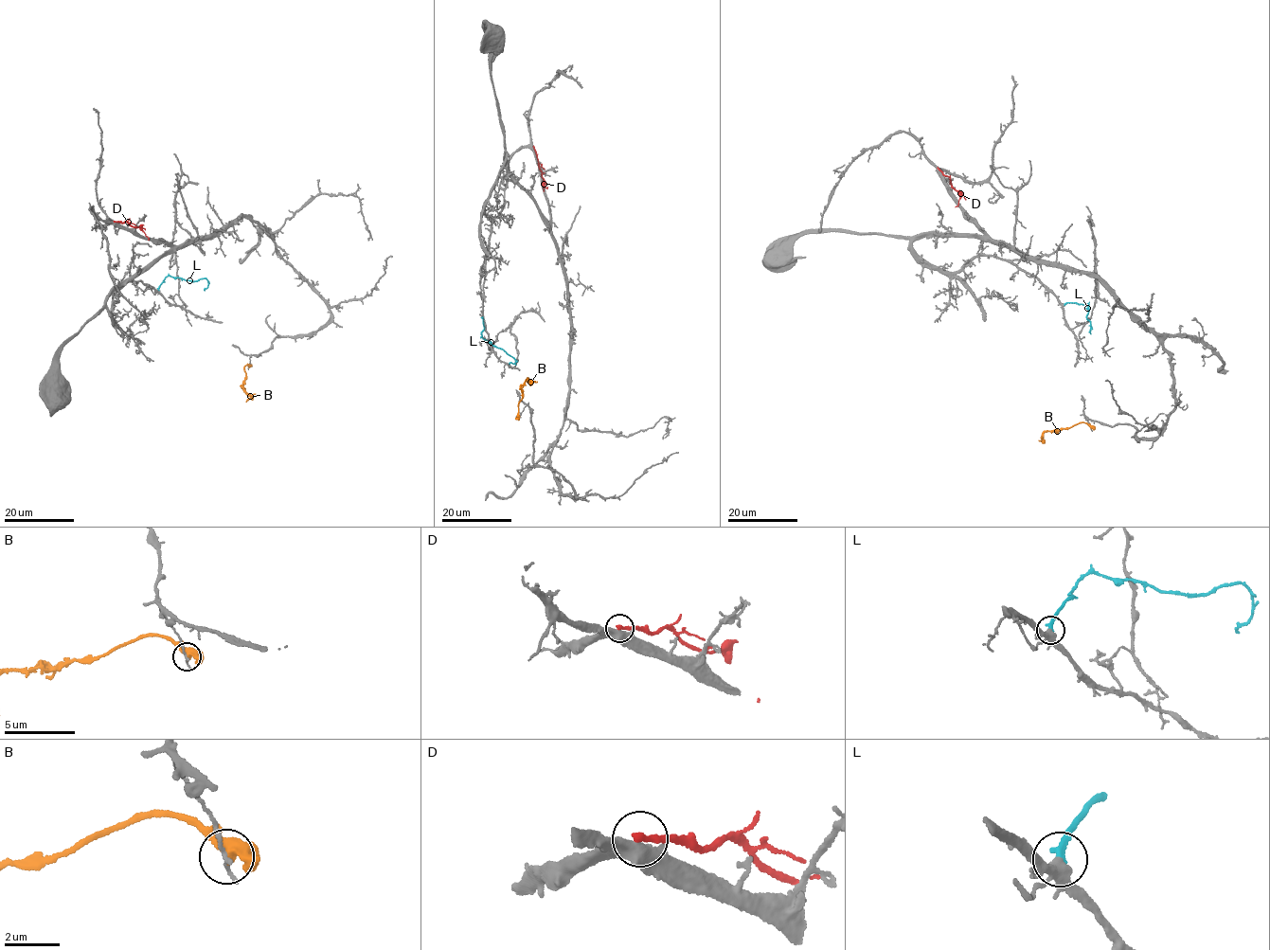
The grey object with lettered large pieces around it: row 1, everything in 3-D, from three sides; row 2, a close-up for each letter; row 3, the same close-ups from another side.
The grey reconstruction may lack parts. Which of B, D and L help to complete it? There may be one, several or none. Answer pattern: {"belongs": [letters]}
{"belongs": ["L"]}

